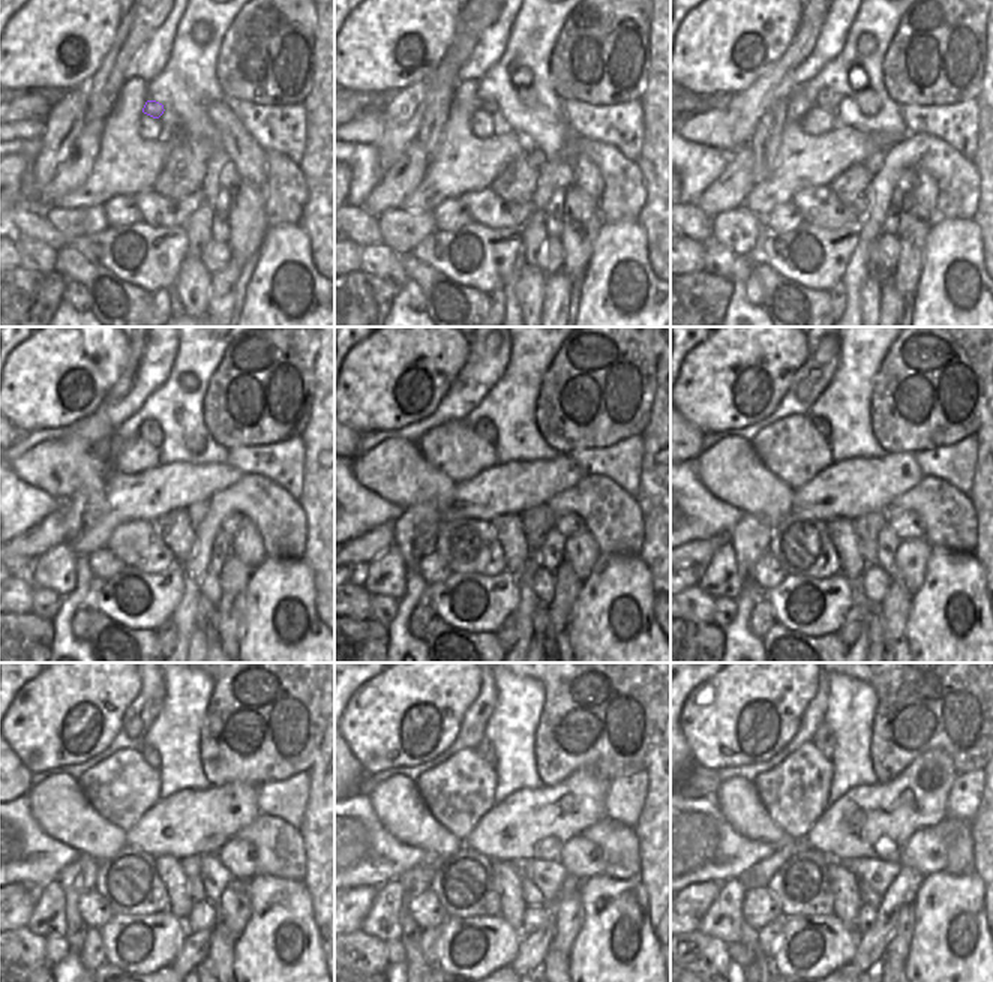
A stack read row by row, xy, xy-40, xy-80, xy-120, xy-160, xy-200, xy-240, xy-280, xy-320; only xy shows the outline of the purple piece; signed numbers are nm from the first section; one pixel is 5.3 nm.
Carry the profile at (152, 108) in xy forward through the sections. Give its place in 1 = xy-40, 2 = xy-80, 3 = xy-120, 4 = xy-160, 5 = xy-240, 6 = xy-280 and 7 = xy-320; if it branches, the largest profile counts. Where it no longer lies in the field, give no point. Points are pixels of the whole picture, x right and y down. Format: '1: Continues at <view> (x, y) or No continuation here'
1: Continues at xy-40 (491, 107)
2: Continues at xy-80 (827, 99)
3: Continues at xy-120 (150, 431)
4: Continues at xy-160 (485, 428)
5: Continues at xy-240 (149, 754)
6: Continues at xy-280 (485, 750)
7: Continues at xy-320 (824, 739).

